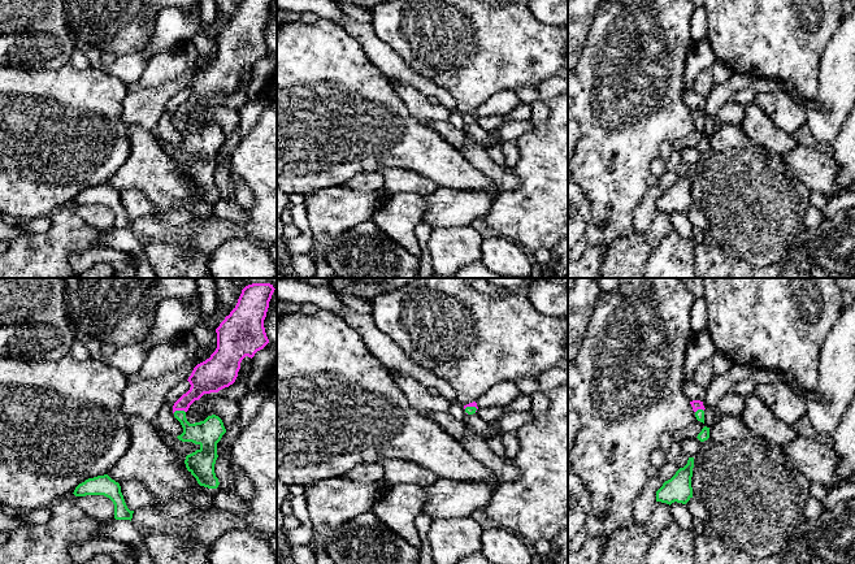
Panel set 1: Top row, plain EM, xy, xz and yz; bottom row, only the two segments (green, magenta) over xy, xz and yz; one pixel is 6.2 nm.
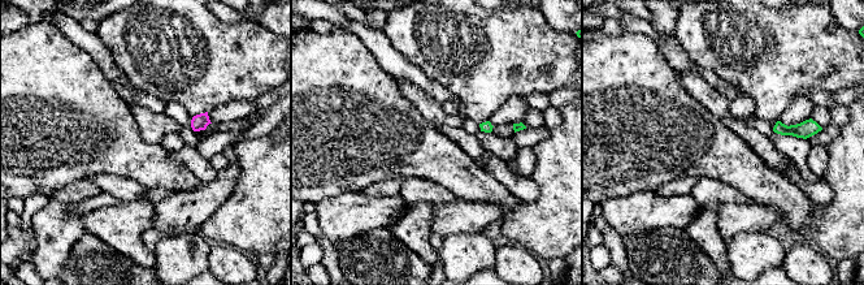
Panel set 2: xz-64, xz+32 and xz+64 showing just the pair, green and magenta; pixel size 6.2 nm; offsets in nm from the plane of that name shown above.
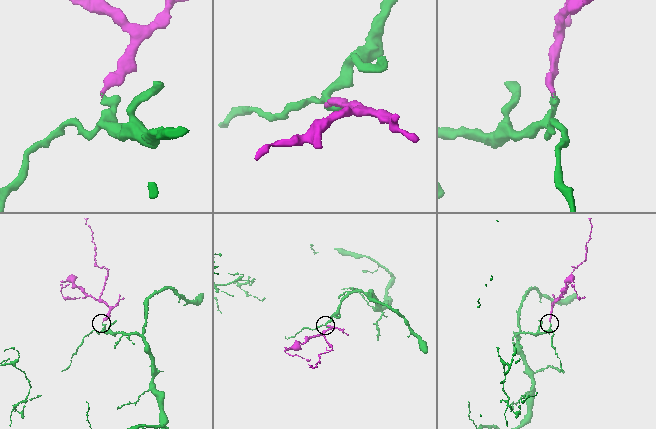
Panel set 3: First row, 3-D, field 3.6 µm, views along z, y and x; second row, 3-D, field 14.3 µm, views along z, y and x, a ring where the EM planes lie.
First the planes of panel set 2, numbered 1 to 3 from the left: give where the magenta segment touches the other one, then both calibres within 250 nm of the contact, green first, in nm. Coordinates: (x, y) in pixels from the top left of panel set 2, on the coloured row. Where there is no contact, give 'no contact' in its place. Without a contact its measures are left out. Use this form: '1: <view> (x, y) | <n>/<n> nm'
1: no contact
2: no contact
3: no contact

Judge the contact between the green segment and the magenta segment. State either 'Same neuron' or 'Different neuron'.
Same neuron

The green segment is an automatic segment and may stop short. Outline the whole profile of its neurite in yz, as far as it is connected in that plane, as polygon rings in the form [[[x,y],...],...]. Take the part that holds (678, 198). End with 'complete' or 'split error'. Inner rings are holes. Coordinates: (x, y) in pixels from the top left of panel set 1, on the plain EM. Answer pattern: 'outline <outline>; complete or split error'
outline [[[689,166],[687,173],[680,177],[676,183],[665,190],[656,200],[656,211],[672,213],[674,211],[686,213],[693,207],[691,186],[694,166]]]; complete

